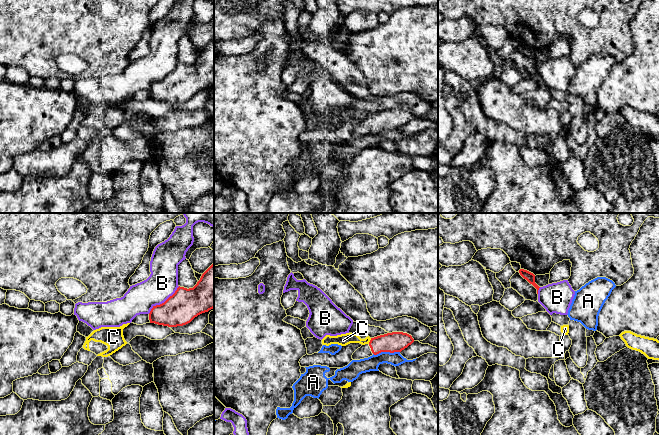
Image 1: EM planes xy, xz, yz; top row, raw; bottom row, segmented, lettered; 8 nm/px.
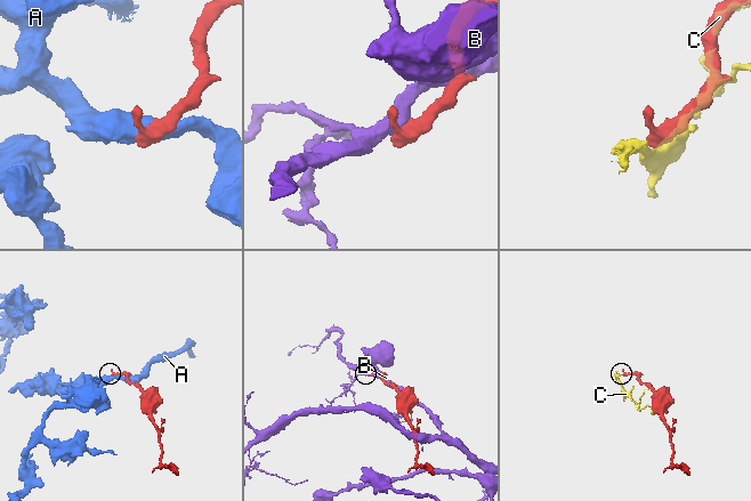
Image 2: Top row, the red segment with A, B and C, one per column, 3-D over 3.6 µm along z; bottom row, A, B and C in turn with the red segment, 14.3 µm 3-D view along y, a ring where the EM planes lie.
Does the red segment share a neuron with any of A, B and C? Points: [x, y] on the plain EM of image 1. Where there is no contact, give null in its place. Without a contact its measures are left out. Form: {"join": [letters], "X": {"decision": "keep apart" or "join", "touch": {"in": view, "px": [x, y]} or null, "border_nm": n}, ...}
{"join": [], "A": {"decision": "keep apart", "touch": {"in": "xz", "px": [386, 127]}, "border_nm": 220}, "B": {"decision": "keep apart", "touch": {"in": "xy", "px": [164, 78]}, "border_nm": 340}, "C": {"decision": "keep apart", "touch": {"in": "xz", "px": [370, 117]}, "border_nm": 50}}

